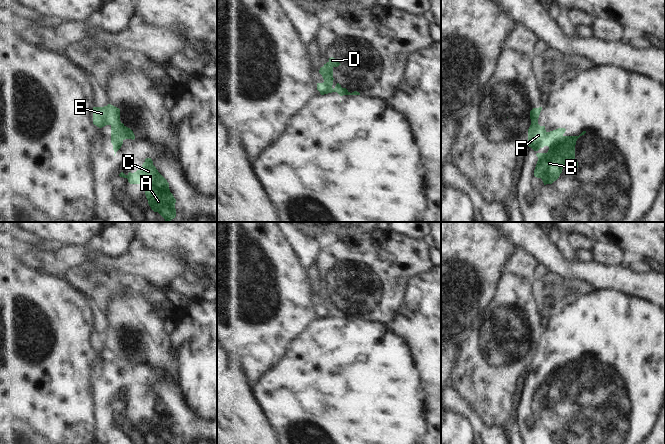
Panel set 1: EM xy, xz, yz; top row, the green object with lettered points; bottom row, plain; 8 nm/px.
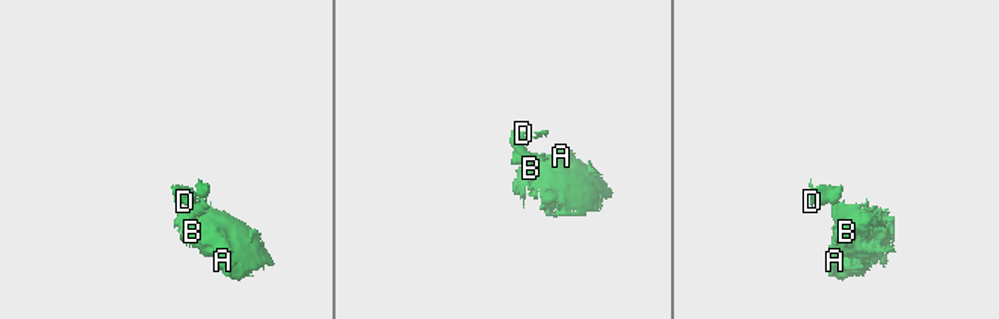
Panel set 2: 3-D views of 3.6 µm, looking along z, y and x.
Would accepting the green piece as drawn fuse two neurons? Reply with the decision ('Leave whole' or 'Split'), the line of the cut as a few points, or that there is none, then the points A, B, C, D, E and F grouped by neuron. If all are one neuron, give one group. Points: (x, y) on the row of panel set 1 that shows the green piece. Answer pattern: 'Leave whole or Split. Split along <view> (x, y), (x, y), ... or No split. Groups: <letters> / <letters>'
Split. Split along xy (120, 122), (111, 125). Groups: A B C F / D E.

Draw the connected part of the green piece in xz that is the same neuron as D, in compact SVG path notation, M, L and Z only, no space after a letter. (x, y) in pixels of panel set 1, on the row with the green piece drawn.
M331 57L329 61L324 64L323 67L320 68L319 73L322 75L324 82L317 83L317 90L320 92L321 95L332 93L332 92L339 92L341 90L341 85L339 83L336 84L335 88L332 88L333 85L333 68L338 67L341 65L337 59Z

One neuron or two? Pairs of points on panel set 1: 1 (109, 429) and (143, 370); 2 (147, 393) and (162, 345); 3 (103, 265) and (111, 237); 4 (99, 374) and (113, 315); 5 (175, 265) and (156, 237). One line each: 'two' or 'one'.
1: one
2: two
3: two
4: two
5: two

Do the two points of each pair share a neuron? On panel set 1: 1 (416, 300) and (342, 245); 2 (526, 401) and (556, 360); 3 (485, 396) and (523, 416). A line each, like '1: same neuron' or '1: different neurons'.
1: different neurons
2: same neuron
3: different neurons

